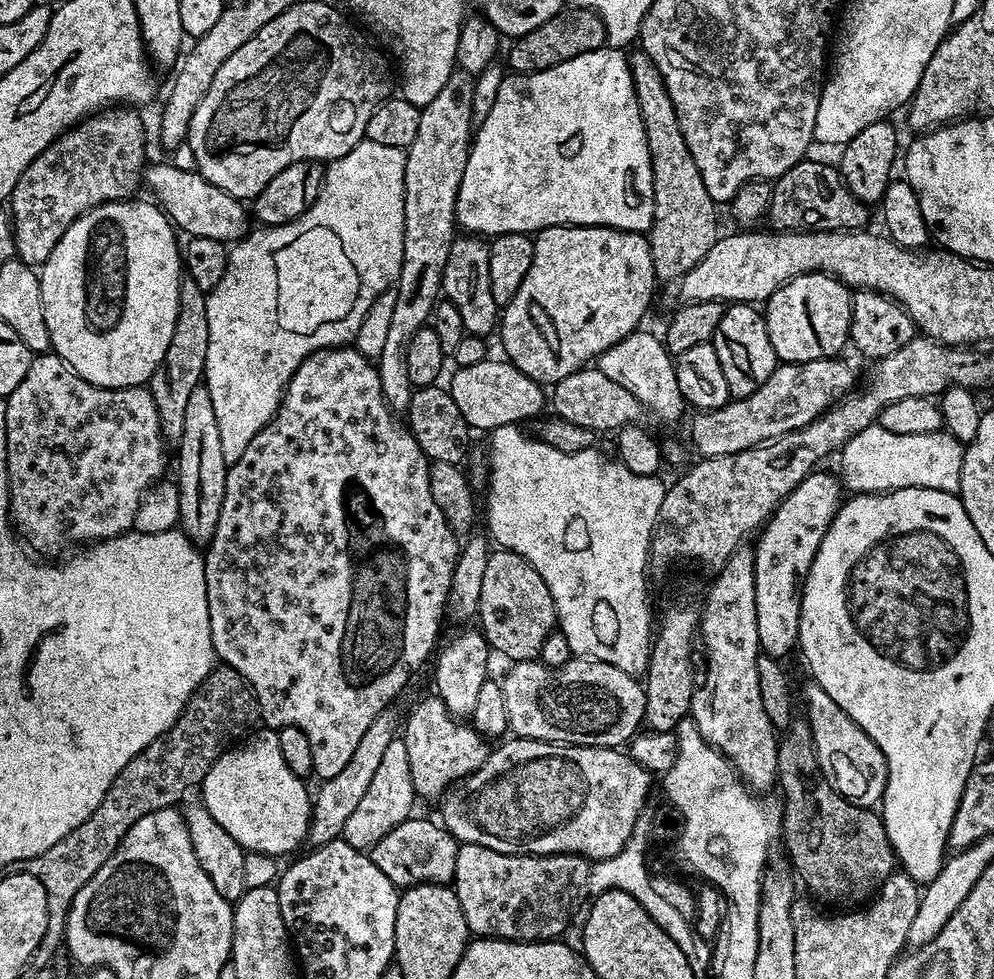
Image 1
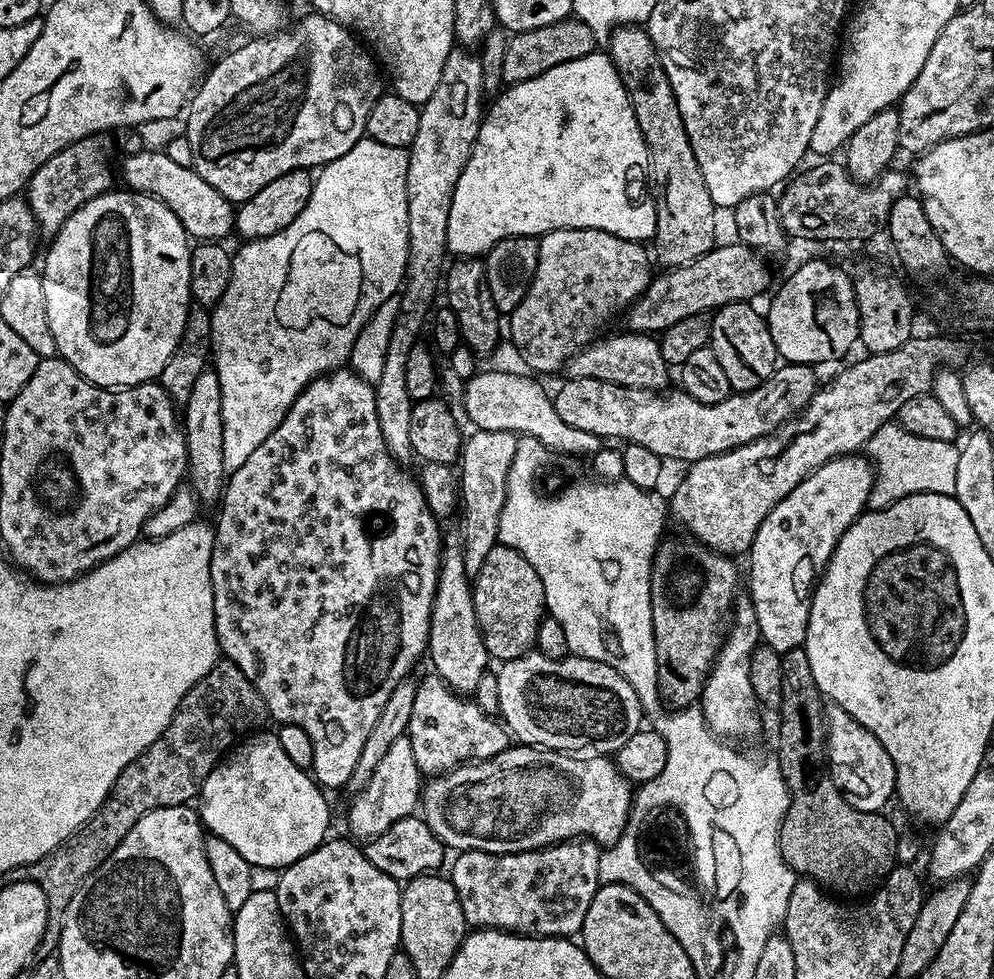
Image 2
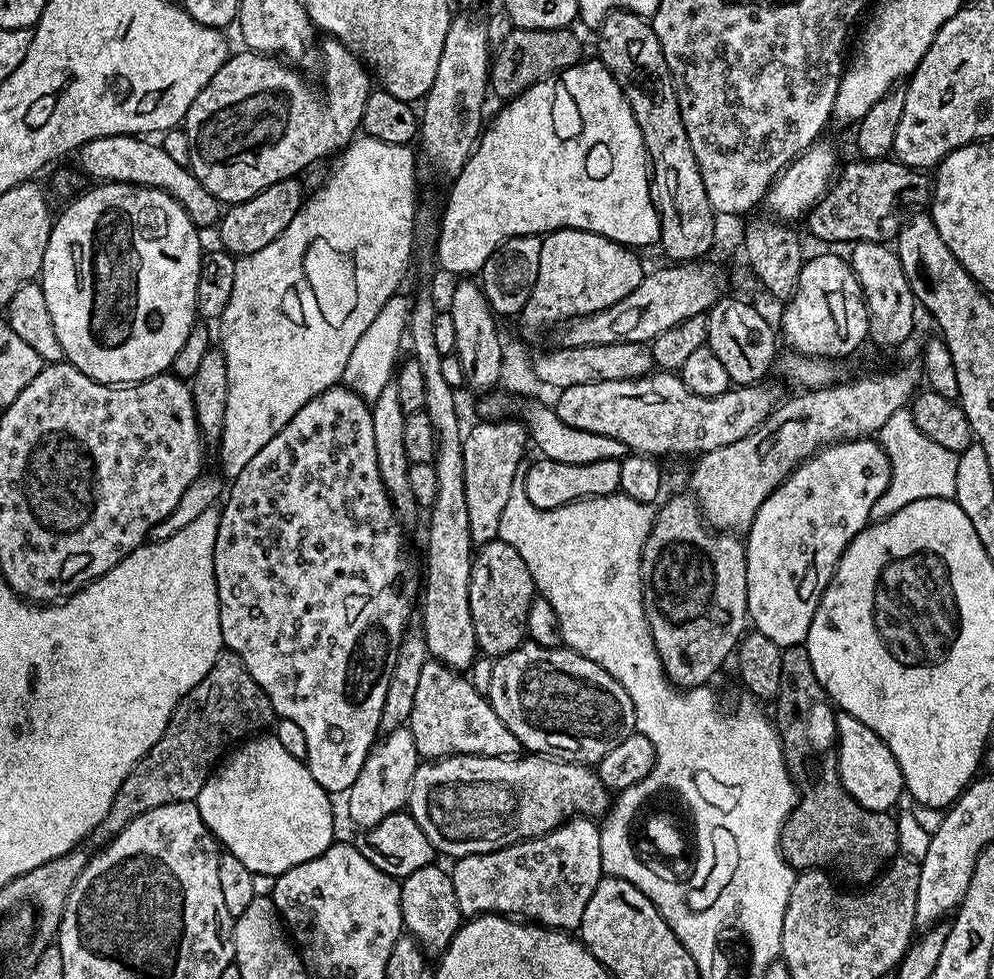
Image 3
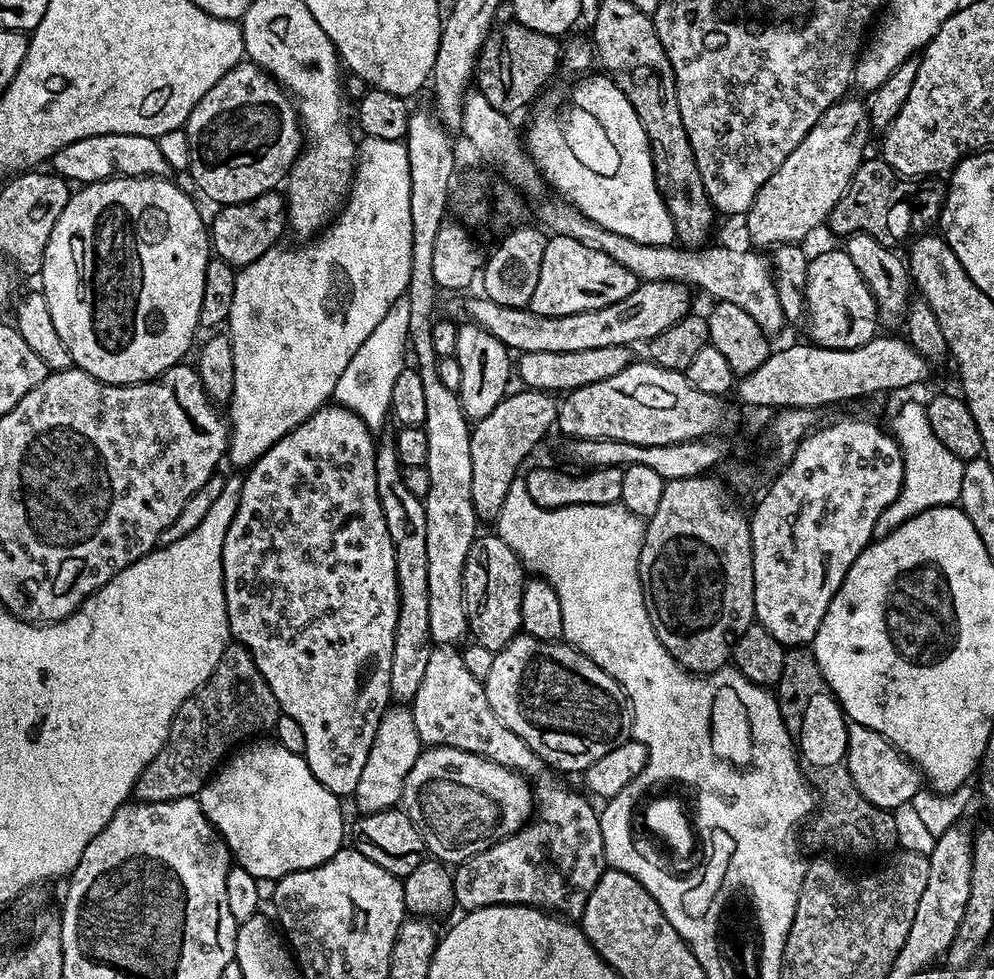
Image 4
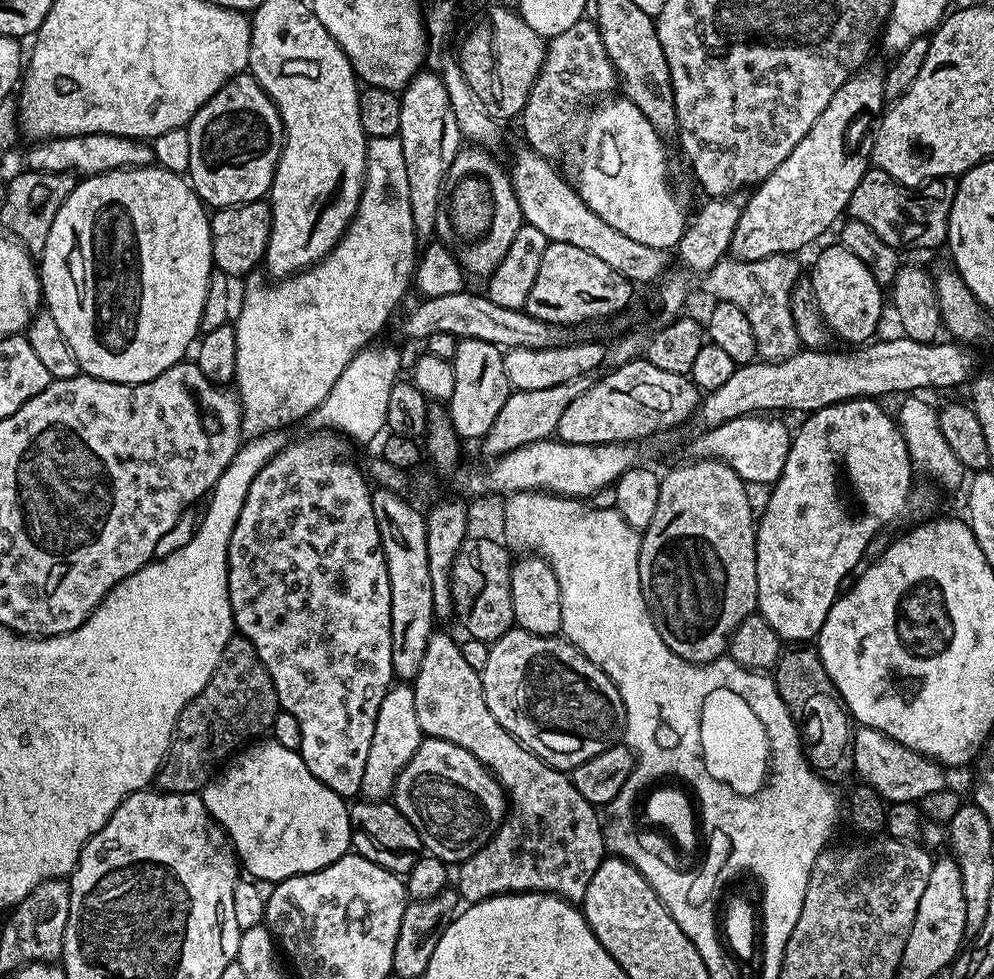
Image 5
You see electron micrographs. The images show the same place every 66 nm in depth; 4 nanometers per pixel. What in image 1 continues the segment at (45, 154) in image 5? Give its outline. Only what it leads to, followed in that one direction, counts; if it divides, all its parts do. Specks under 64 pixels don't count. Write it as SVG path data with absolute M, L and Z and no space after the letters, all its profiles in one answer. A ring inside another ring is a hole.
M164 162L164 164L149 163L142 173L142 180L146 188L149 188L156 195L153 196L155 203L167 212L168 219L181 233L188 232L189 237L201 236L202 238L235 242L247 236L250 231L250 225L248 225L248 220L250 221L249 209L241 201L236 200L230 194L226 194L226 190L214 186L197 171L178 170L178 166L174 166L170 162Z

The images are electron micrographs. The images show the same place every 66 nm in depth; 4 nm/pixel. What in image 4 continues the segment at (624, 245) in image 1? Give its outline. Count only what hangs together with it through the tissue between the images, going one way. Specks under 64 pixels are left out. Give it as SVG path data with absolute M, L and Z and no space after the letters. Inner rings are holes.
M553 235L546 246L546 254L542 254L542 271L538 273L538 287L534 289L531 309L543 316L561 316L562 314L578 314L586 310L598 310L602 306L610 306L614 302L622 302L626 294L634 294L637 279L626 266L618 266L614 258L602 254L602 250L594 250L574 238Z

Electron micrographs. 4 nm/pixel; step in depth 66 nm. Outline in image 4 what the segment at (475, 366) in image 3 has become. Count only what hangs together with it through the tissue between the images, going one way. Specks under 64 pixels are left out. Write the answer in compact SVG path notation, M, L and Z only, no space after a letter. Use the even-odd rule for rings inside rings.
M471 322L461 323L458 327L456 350L458 370L462 370L462 382L458 389L460 405L469 421L475 422L486 418L498 402L509 395L508 383L514 378L513 353L498 338Z

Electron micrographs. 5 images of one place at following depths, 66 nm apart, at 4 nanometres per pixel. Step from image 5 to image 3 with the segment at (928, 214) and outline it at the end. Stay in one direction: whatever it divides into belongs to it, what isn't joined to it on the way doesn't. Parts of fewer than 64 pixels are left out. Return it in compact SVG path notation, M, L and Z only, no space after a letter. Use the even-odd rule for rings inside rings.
M856 158L853 164L848 164L845 168L843 165L828 193L806 213L808 228L818 239L825 240L828 243L825 245L828 246L851 246L857 242L888 244L895 241L902 223L900 211L904 207L912 210L917 206L927 205L932 199L933 181L924 176L927 175L923 171L907 168L895 158Z

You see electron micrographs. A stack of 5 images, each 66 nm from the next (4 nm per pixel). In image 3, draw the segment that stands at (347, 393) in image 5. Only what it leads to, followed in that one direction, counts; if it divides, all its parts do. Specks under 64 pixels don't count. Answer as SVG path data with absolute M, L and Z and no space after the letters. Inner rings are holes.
M399 292L390 297L379 310L366 331L358 338L350 359L346 362L343 385L354 390L364 400L373 402L382 394L382 390L393 381L395 371L399 365L402 353L400 348L407 335L408 315L411 312L411 303L405 293Z

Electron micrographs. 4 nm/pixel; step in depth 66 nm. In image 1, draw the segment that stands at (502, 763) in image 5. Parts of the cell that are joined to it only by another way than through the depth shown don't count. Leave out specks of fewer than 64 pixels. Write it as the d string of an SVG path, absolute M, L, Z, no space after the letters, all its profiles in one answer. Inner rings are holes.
M435 694L424 696L412 708L412 713L406 716L402 724L402 739L406 742L406 755L410 758L410 778L414 782L414 790L421 801L443 797L454 782L463 781L469 772L481 768L486 762L490 744L481 736L471 723L461 722L446 710L446 706ZM466 846L458 854L452 887L466 914L468 931L476 938L493 940L554 940L563 937L572 911L583 902L588 891L590 864L583 856L563 852L557 856L504 855L486 847Z

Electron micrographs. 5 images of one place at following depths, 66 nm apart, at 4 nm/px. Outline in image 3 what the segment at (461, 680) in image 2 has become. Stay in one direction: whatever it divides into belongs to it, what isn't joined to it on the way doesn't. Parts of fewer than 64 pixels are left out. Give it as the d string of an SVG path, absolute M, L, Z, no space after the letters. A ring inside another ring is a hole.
M424 288L411 301L408 315L407 339L411 342L411 355L422 366L426 377L424 411L436 431L437 497L430 505L428 516L428 569L422 576L422 603L418 612L424 615L422 631L426 638L428 655L440 660L447 668L471 669L478 649L474 634L474 618L470 618L470 570L474 545L470 538L470 517L466 510L466 478L462 468L462 427L460 412L456 409L457 393L442 375L442 356L438 354L438 341L434 339L434 318L438 311L432 292Z

